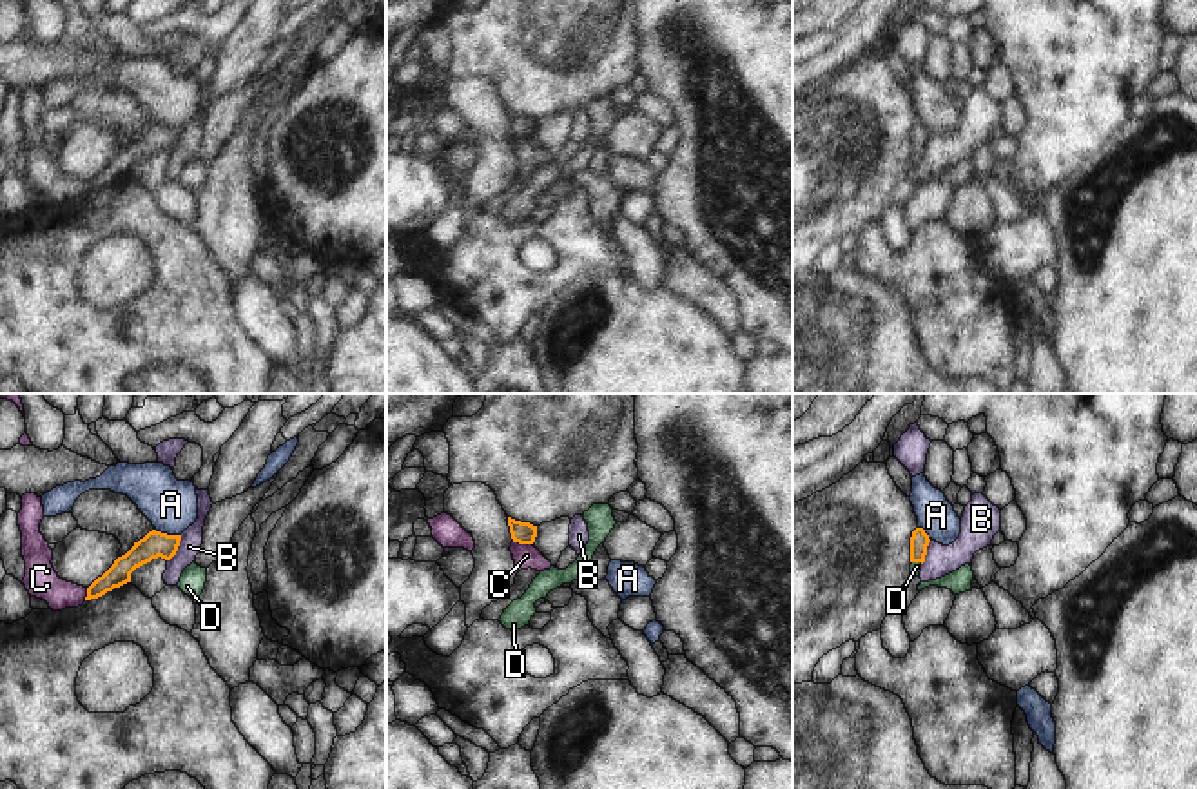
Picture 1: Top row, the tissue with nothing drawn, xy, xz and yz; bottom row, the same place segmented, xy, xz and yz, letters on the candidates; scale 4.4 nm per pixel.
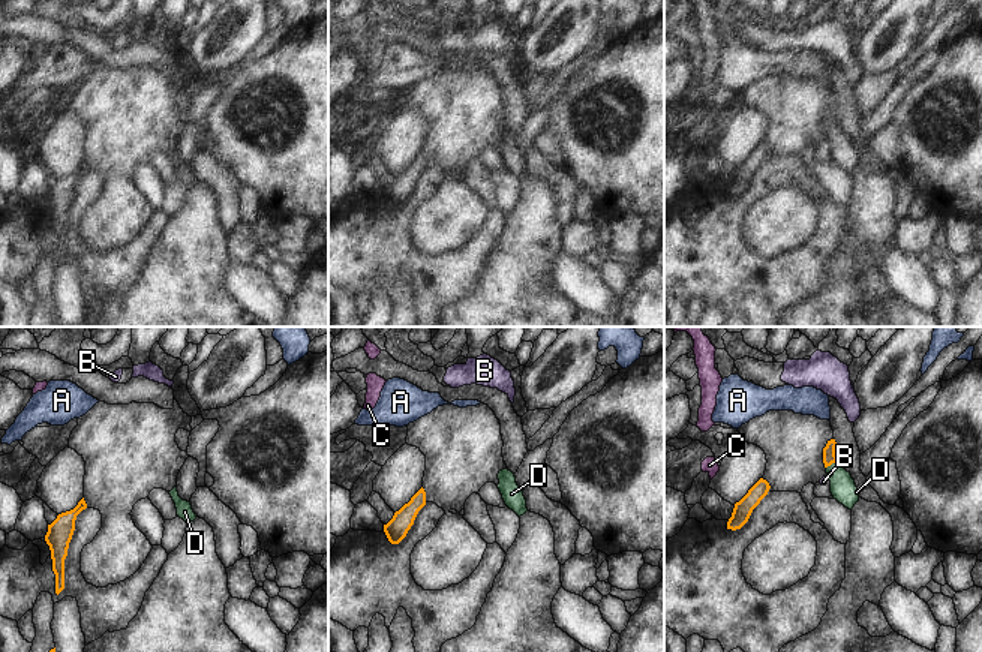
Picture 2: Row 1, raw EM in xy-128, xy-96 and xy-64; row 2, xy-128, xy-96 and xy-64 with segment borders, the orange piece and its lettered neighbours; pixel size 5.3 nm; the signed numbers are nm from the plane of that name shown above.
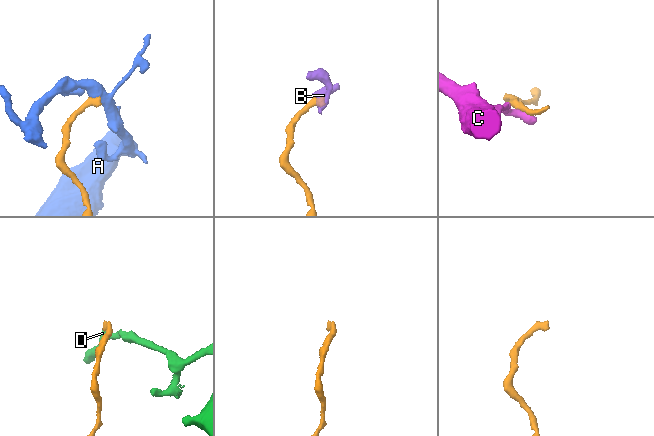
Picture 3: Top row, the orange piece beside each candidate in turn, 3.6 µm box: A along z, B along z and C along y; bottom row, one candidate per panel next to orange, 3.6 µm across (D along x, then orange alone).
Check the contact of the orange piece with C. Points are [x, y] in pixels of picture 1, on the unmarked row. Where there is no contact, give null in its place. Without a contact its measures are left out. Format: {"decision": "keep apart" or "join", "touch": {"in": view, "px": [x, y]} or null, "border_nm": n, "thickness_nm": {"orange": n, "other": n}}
{"decision": "keep apart", "touch": {"in": "xz", "px": [523, 136]}, "border_nm": 90, "thickness_nm": {"orange": 100, "other": 110}}

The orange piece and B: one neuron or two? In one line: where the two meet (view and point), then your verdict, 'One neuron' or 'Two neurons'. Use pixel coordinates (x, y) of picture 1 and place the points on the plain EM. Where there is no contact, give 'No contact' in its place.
Touches orange at xy (176, 142). Two neurons.

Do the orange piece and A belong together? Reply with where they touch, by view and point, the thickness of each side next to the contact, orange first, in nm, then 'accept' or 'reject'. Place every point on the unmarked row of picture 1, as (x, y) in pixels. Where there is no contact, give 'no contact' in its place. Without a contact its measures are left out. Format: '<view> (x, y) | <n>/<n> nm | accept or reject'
xy (165, 127) | 120/240 nm | reject

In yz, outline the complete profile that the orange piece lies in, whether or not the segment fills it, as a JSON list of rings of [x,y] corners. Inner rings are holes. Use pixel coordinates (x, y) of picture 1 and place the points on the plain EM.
[[[916,122],[910,131],[910,170],[918,170],[925,156],[927,140],[930,132],[923,122]]]

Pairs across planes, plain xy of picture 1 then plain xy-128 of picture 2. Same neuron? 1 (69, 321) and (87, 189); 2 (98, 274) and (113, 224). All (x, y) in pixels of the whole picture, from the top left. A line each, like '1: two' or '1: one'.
1: one
2: one

